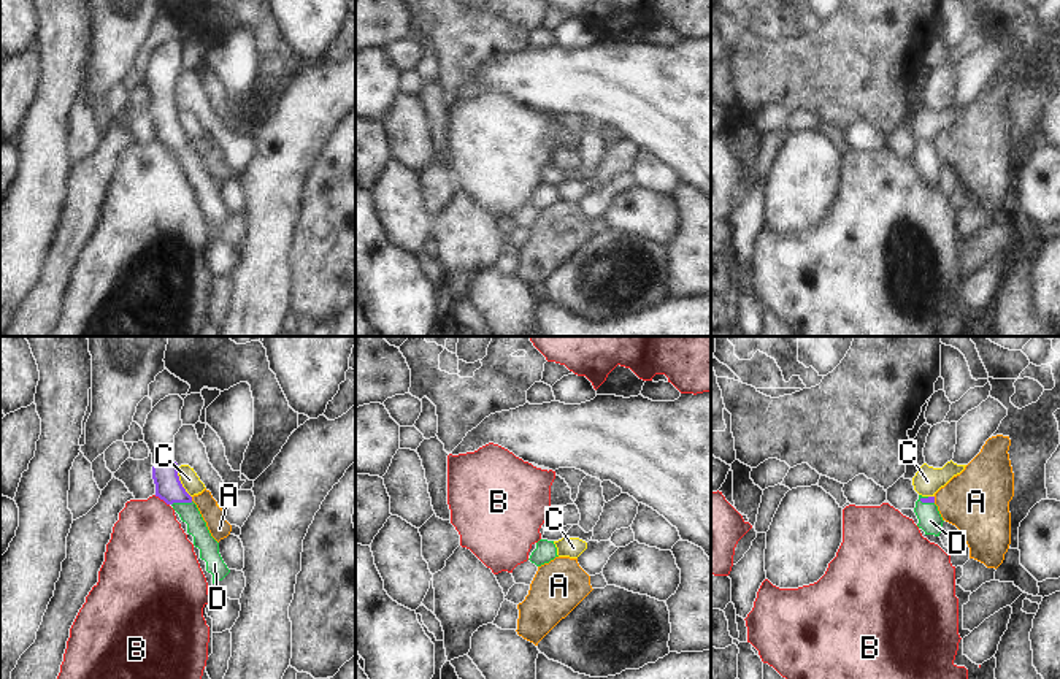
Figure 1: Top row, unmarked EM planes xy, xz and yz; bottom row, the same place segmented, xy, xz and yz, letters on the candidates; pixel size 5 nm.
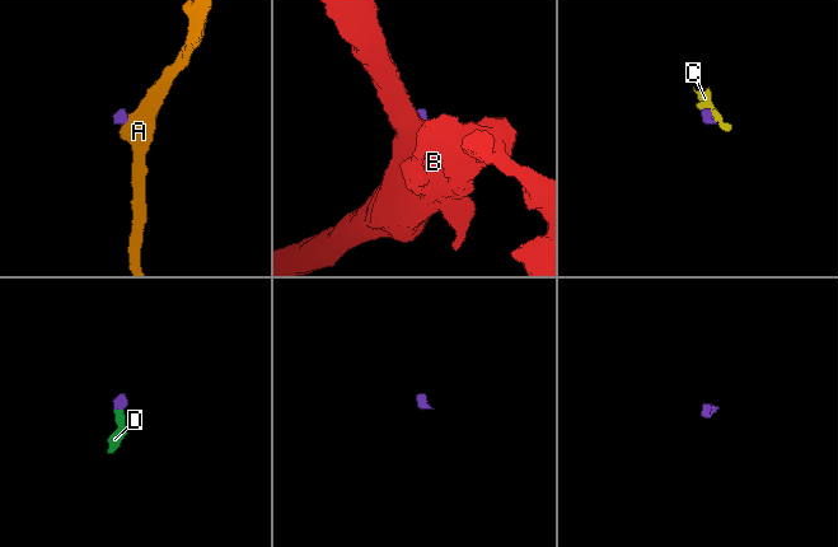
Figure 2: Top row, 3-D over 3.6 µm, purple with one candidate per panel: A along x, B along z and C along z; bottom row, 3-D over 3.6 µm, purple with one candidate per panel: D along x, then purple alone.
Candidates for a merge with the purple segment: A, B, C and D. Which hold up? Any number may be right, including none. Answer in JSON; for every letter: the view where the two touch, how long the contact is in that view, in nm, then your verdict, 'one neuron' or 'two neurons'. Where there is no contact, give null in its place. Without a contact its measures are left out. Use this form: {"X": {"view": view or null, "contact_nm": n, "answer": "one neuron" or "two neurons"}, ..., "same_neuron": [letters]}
{"A": {"view": "xy", "contact_nm": 30, "answer": "two neurons"}, "B": {"view": "xy", "contact_nm": 90, "answer": "two neurons"}, "C": {"view": "xy", "contact_nm": 170, "answer": "two neurons"}, "D": {"view": "xy", "contact_nm": 110, "answer": "one neuron"}, "same_neuron": ["D"]}

